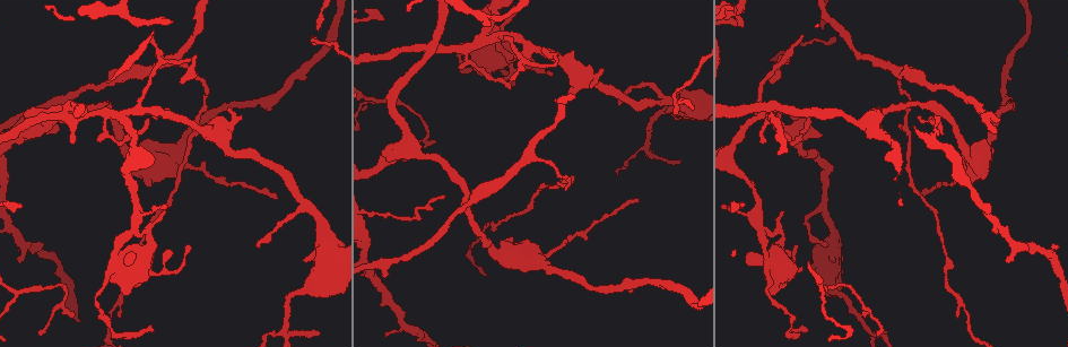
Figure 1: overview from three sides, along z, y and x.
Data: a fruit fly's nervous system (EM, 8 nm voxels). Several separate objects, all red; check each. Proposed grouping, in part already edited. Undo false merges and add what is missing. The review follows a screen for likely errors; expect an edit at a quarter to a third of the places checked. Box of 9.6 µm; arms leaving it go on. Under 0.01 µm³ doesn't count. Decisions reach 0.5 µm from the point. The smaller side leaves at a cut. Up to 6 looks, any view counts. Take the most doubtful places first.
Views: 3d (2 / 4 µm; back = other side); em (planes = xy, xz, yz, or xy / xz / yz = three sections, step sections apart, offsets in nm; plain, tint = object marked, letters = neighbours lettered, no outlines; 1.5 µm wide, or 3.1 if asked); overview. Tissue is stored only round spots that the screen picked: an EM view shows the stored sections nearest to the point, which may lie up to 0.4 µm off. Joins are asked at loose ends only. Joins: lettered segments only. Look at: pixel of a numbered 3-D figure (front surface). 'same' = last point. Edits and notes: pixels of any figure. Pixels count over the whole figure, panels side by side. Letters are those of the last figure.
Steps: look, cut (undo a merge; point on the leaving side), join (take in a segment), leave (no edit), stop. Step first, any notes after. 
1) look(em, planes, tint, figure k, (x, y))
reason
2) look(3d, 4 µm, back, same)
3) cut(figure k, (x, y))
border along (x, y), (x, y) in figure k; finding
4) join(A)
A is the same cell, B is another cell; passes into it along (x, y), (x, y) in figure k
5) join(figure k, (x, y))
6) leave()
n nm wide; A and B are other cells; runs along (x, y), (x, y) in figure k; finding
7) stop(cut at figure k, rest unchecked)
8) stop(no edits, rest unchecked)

look(3d, 2 µm, figure 1, (827, 246))
branch stops here

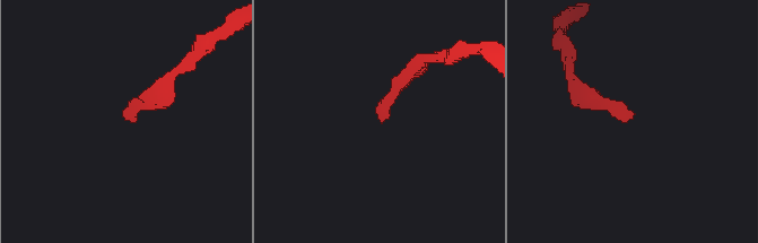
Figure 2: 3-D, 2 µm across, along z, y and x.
look(em, xz, step 8, letters, figure 2, (132, 120))
need the tissue

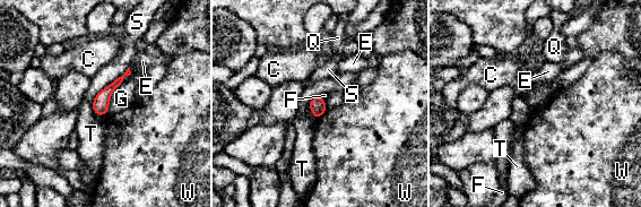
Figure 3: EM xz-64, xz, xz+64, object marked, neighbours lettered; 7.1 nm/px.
look(em, planes, letters, same)
another direction

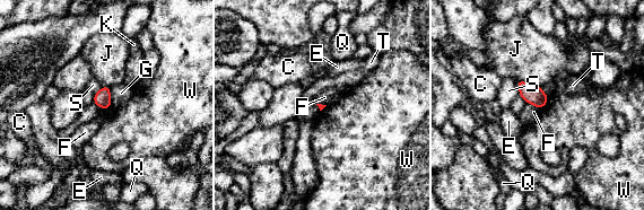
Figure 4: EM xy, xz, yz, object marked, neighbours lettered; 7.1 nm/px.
leave()
C, E, F, G, J, K, Q, S, T and W are other cells; border along (525, 102), (539, 108) in figure 4; none of them fits

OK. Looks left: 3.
look(em, planes, letters, figure 1, (484, 39))

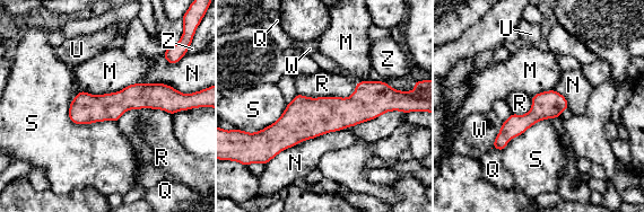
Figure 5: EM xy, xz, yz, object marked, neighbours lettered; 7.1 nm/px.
leave()
N touches over 600 nm; M, N, Q, R, S, U, W and Z are other cells; continuous, no second neuron

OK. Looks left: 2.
stop(no edits, rest unchecked)

